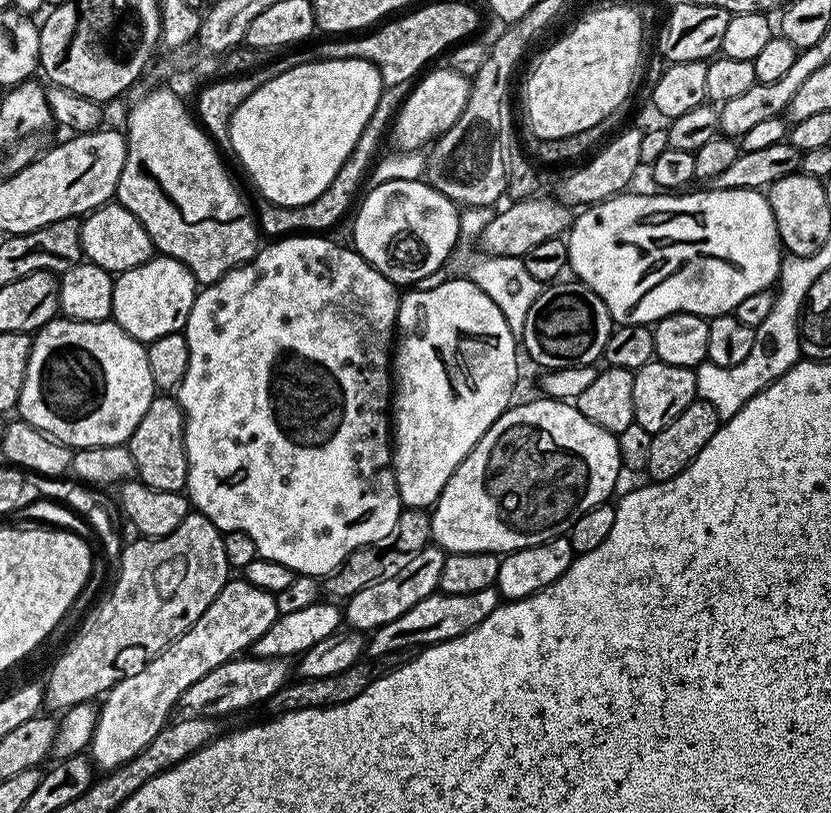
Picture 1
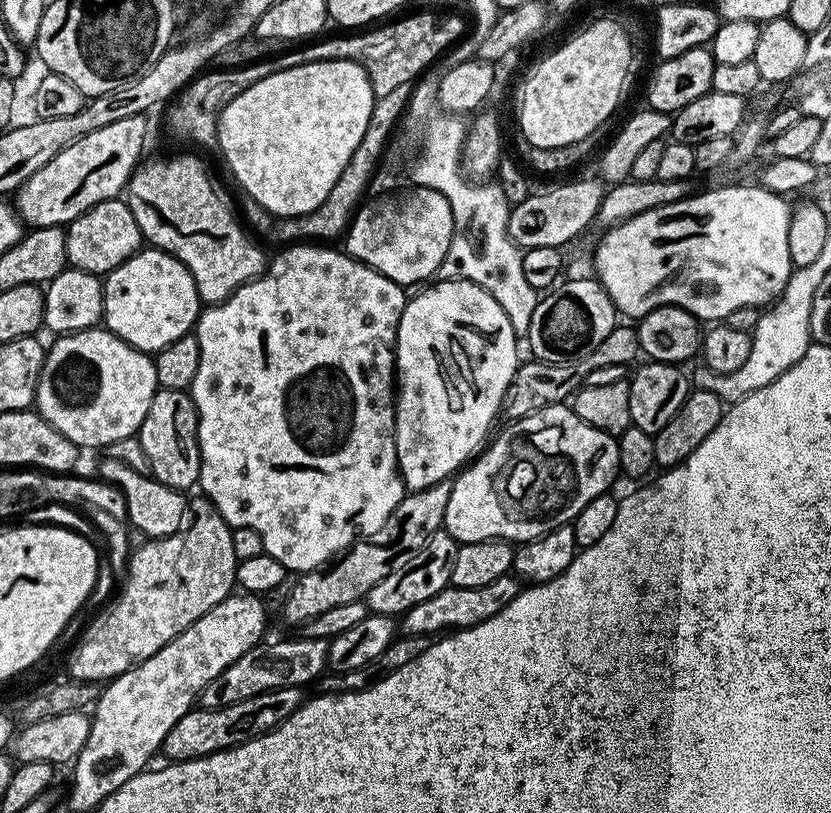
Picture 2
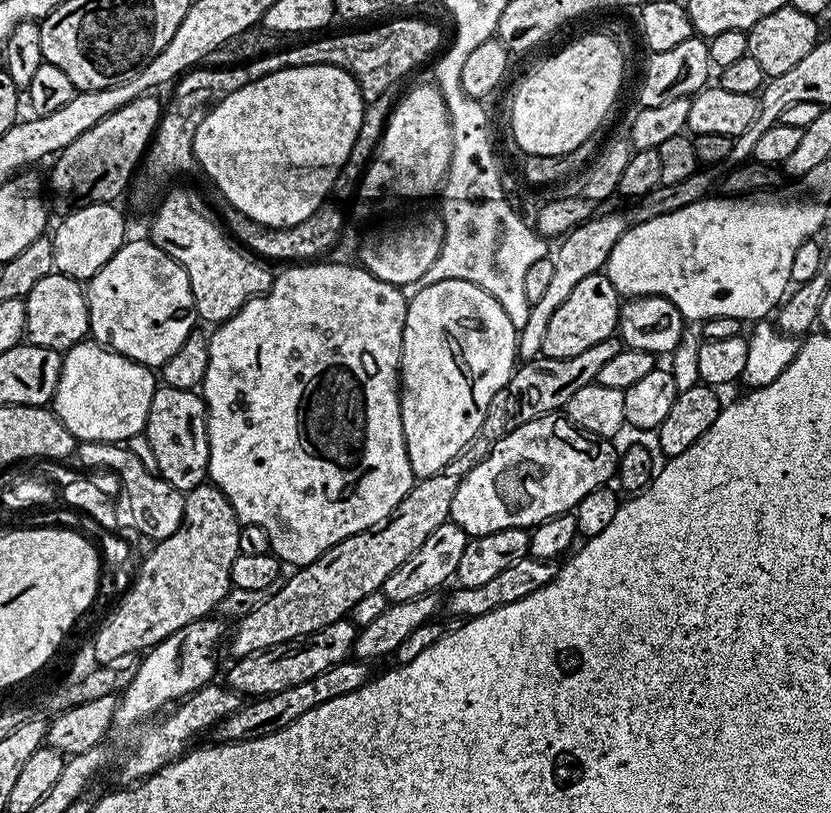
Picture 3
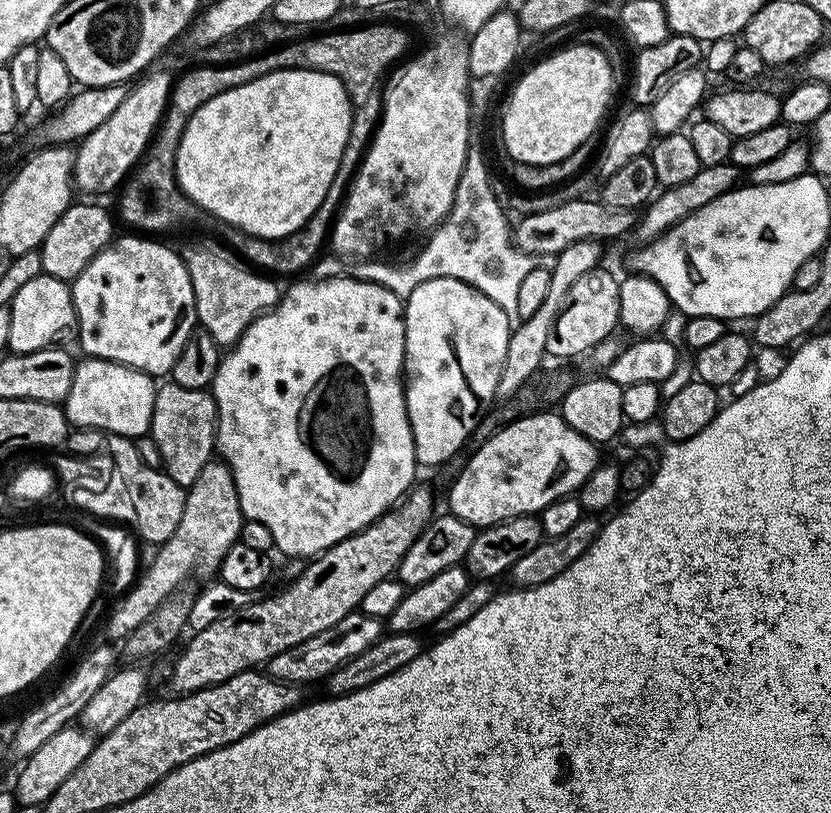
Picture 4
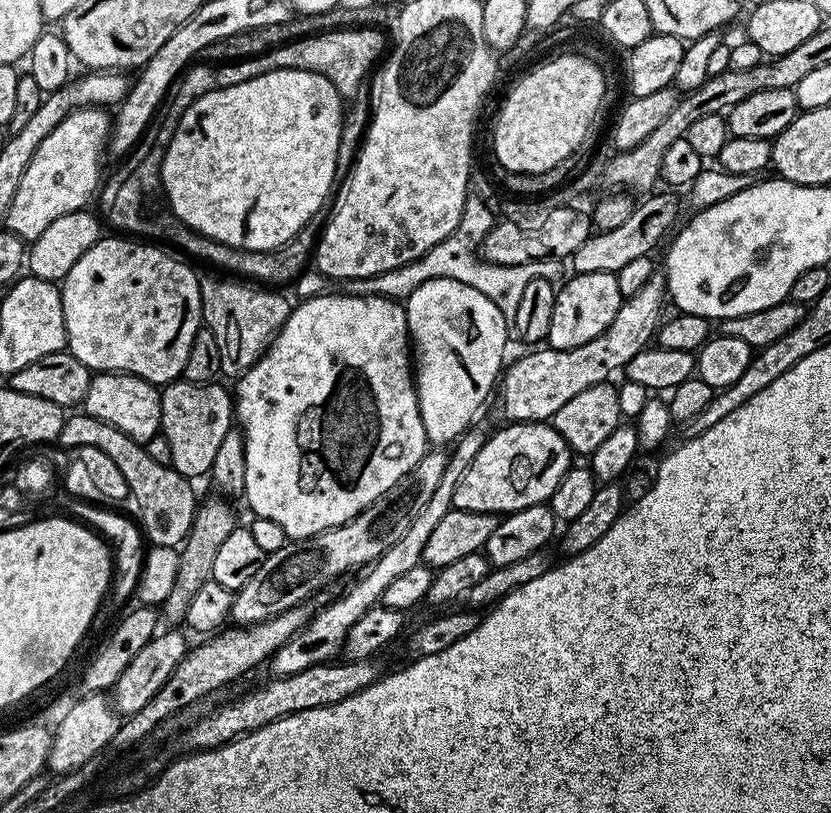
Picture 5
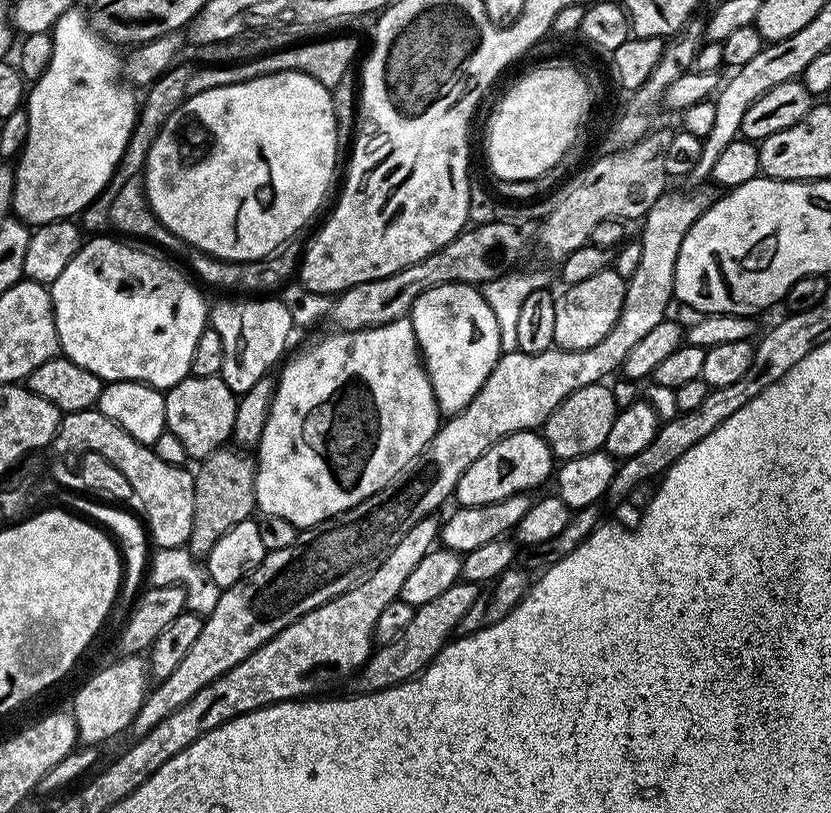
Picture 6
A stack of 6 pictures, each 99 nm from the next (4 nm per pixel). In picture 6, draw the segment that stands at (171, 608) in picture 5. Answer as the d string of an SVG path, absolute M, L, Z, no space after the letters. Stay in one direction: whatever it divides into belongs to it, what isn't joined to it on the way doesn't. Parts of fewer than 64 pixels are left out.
M236 446L219 448L199 461L197 468L200 469L195 469L194 522L186 547L197 558L207 557L208 552L214 550L214 542L218 542L230 526L238 526L238 522L249 519L257 511L256 465L239 451L243 452Z

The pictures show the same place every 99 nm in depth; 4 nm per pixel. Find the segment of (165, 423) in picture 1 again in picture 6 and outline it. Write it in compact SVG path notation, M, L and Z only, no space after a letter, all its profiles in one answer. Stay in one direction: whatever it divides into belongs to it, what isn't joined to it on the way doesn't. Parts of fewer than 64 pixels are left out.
M190 374L164 392L166 431L176 435L182 446L186 446L186 454L193 461L205 460L232 440L237 399L237 393L226 386L220 375L202 378Z

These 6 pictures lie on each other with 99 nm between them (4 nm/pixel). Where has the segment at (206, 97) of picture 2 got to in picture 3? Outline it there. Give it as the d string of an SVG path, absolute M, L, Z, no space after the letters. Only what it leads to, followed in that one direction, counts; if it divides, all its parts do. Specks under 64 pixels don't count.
M308 38L305 39L305 44L296 44L293 48L284 48L281 52L272 52L269 56L260 56L257 60L250 61L249 64L236 64L233 68L197 66L185 72L175 81L174 87L171 89L171 91L173 90L172 97L169 98L168 104L166 100L163 105L160 121L156 124L156 132L152 135L142 157L142 167L130 188L130 196L132 192L133 202L144 204L147 200L153 199L152 201L155 201L158 193L167 189L173 183L171 180L179 174L180 168L195 169L197 167L196 157L192 154L192 143L202 118L208 113L208 109L212 105L230 94L234 94L234 90L238 90L252 80L262 78L271 72L277 72L283 68L314 66L315 64L316 38Z

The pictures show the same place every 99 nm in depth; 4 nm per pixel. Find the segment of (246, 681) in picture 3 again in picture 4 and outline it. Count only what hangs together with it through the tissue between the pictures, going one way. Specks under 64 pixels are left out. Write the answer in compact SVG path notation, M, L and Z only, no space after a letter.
M357 610L346 614L342 622L334 622L330 630L322 630L322 634L314 634L314 638L310 638L308 643L300 643L276 655L268 661L266 670L276 680L288 683L307 683L308 676L314 676L320 682L331 672L341 668L343 664L348 664L354 658L358 658L358 654L370 650L370 646L374 646L374 642L378 642L385 634L386 624L383 619Z

